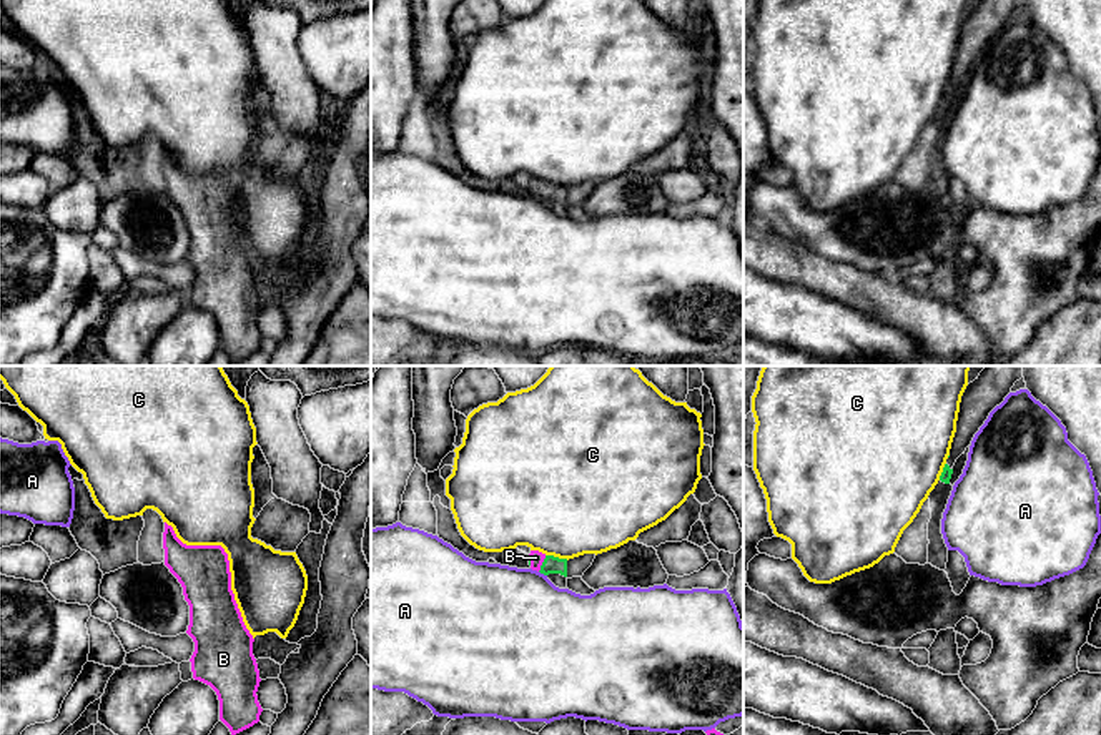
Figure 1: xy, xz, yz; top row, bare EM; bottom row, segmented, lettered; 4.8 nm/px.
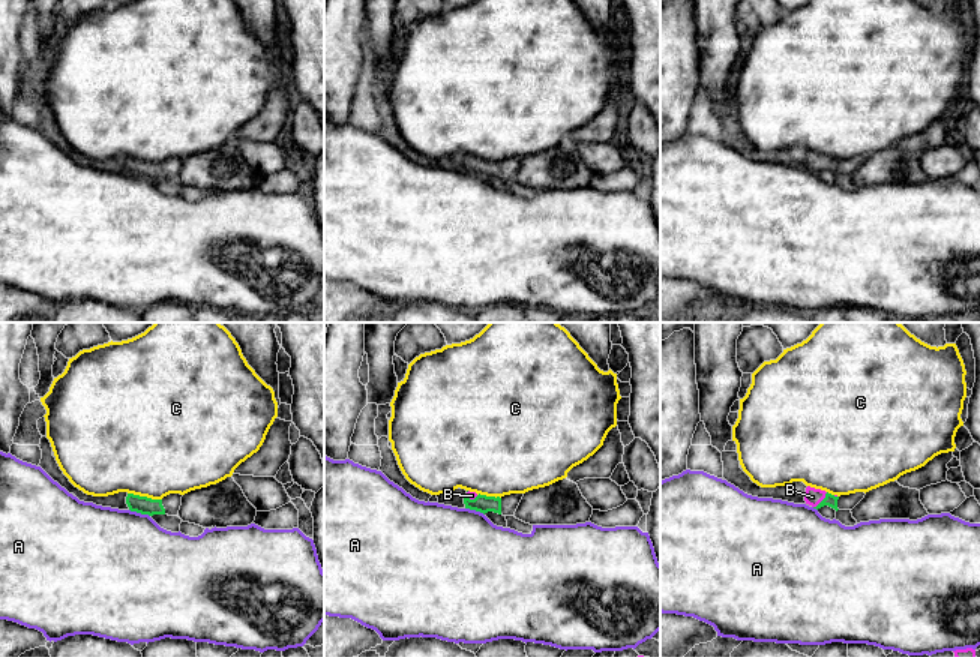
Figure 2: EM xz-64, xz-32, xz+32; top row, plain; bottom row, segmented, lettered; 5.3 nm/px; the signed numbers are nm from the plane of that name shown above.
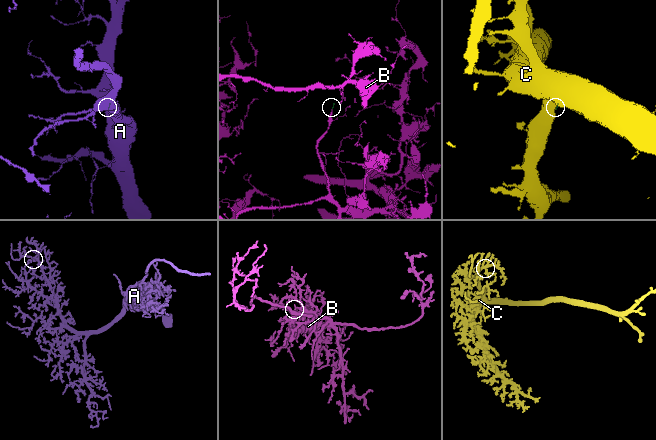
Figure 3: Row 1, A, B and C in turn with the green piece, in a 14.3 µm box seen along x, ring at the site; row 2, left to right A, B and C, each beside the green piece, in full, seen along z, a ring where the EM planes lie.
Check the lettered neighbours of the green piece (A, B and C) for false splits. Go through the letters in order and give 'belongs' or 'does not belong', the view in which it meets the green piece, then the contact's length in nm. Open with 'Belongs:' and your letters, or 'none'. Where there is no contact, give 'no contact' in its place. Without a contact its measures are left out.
Belongs: B
A: does not belong | xz | 50 nm
B: belongs | xz | 90 nm
C: does not belong | xz | 110 nm

